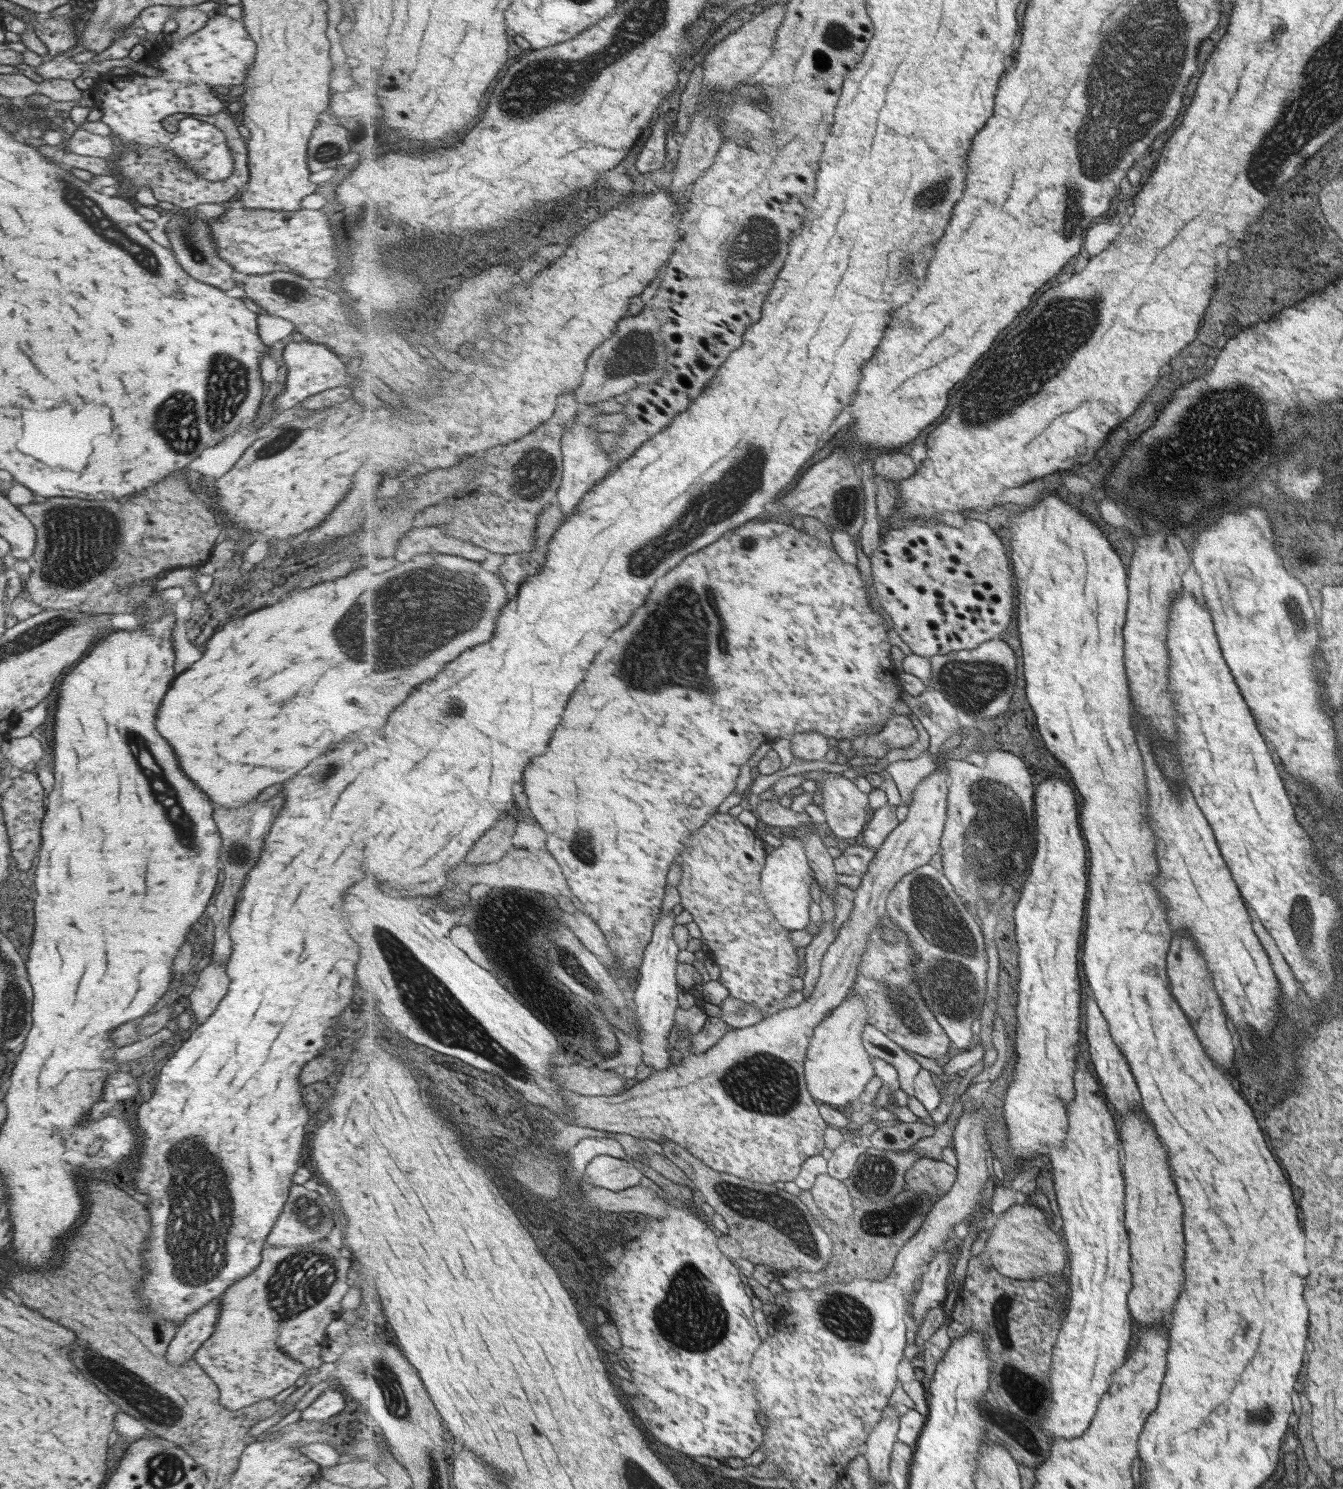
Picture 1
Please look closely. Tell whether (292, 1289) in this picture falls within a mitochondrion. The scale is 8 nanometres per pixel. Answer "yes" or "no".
yes

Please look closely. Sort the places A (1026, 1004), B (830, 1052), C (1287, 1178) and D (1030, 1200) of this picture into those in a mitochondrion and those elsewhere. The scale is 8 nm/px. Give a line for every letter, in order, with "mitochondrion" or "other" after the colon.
A: other
B: other
C: other
D: other

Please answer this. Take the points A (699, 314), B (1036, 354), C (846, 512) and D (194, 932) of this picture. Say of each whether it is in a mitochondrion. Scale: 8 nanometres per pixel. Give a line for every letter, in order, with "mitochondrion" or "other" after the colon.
A: other
B: mitochondrion
C: mitochondrion
D: other

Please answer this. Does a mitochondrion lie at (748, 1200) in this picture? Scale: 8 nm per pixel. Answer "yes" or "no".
yes

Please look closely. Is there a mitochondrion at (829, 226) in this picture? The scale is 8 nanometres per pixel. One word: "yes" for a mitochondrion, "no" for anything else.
no

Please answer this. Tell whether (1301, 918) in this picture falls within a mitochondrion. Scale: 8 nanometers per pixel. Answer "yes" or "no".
yes

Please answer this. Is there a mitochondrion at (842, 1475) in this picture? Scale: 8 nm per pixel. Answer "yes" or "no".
no

